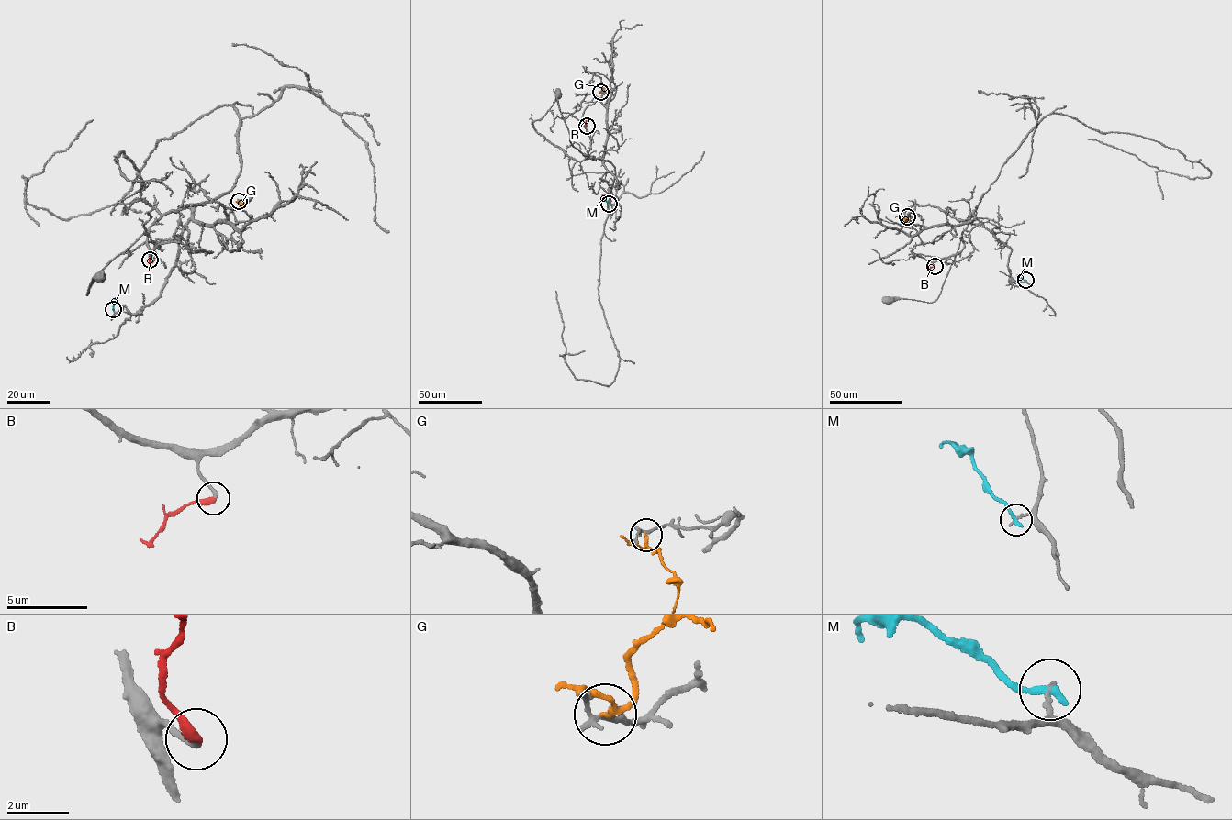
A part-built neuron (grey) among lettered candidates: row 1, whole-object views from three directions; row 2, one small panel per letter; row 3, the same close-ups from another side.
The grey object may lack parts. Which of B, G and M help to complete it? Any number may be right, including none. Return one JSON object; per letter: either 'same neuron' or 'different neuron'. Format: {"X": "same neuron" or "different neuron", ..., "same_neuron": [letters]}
{"B": "same neuron", "G": "different neuron", "M": "different neuron", "same_neuron": ["B"]}

